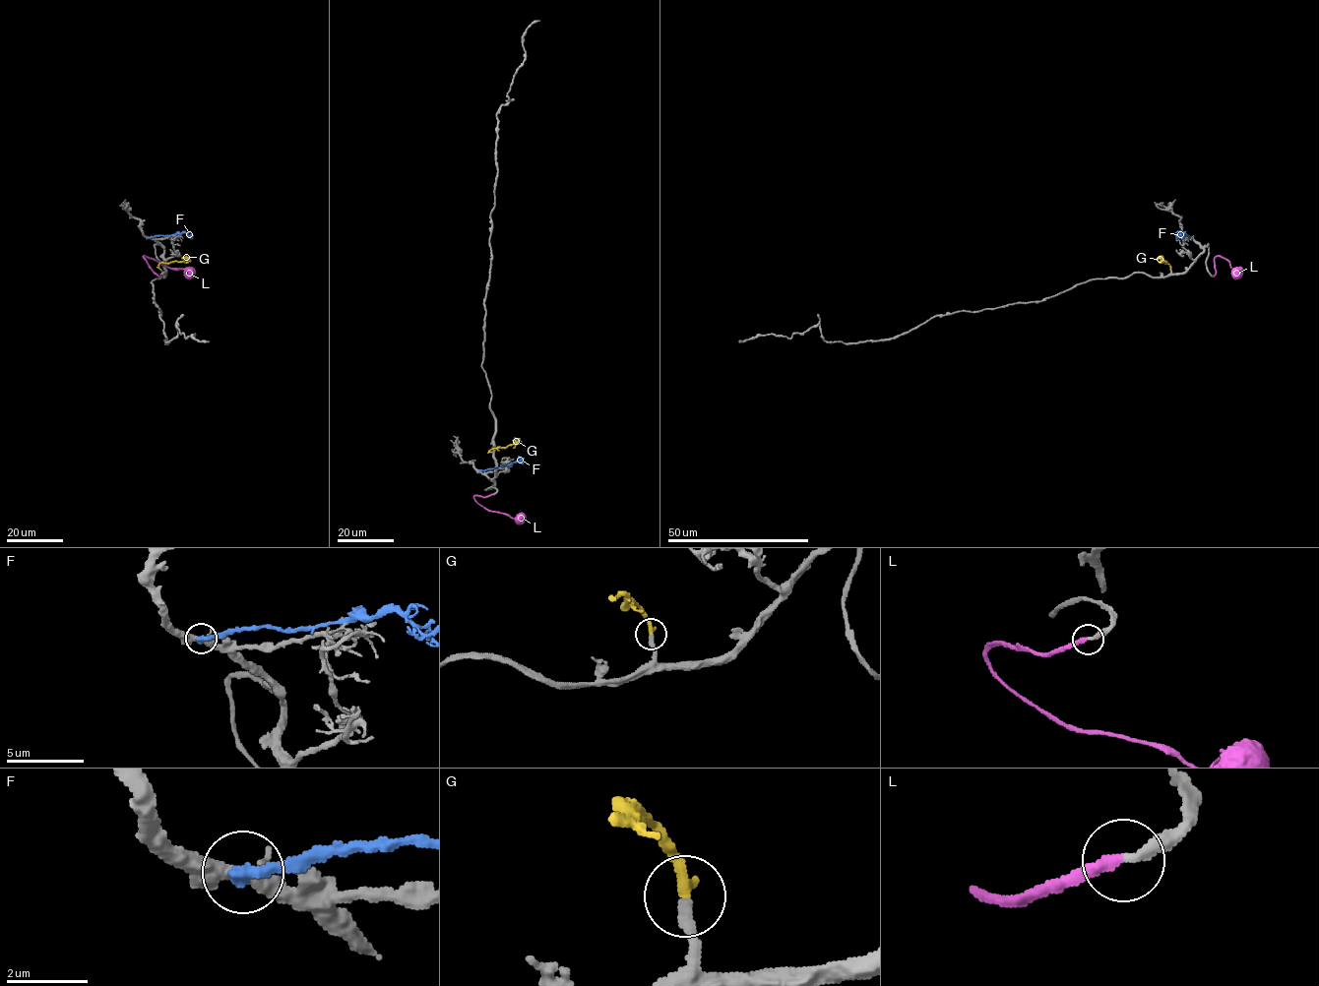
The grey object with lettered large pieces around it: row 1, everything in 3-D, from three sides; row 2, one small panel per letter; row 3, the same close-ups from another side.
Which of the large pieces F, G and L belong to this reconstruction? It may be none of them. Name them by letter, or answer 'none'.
G

